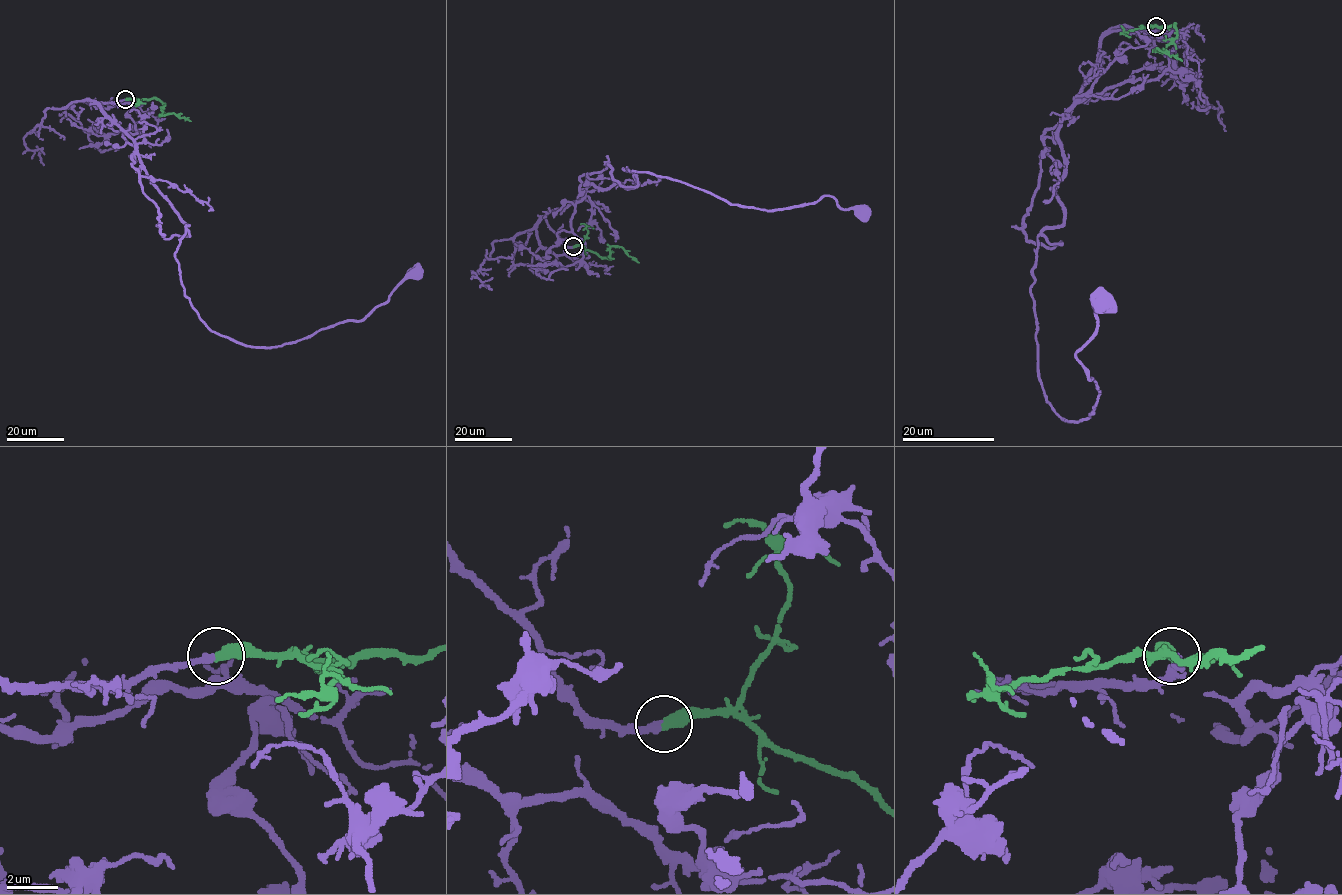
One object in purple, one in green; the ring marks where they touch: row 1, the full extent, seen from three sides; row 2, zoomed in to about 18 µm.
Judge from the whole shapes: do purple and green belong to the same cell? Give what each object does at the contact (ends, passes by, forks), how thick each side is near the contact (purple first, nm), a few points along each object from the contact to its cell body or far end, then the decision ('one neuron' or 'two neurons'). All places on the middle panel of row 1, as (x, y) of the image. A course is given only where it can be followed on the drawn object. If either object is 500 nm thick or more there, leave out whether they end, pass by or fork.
purple ends there; green ends there; 280 nm thick on the purple side, 460 nm on the other; purple runs (573, 246), (546, 217), (590, 185), (632, 188), (627, 167), (732, 204), (781, 209), (831, 196), (864, 211); green runs (573, 246), (583, 245), (611, 259), (611, 246), (620, 246), (638, 262); one neuron

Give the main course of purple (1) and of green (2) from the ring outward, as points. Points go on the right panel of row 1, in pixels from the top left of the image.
1: (1156, 26), (1109, 31), (1058, 130), (1064, 223), (1031, 289), (1063, 419), (1095, 406), (1076, 353), (1100, 302)
2: (1156, 26), (1173, 25), (1177, 36), (1164, 49), (1156, 51), (1165, 51), (1182, 60)

